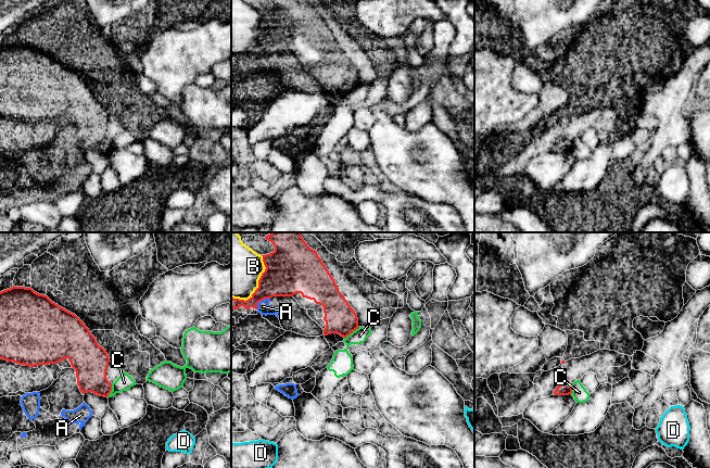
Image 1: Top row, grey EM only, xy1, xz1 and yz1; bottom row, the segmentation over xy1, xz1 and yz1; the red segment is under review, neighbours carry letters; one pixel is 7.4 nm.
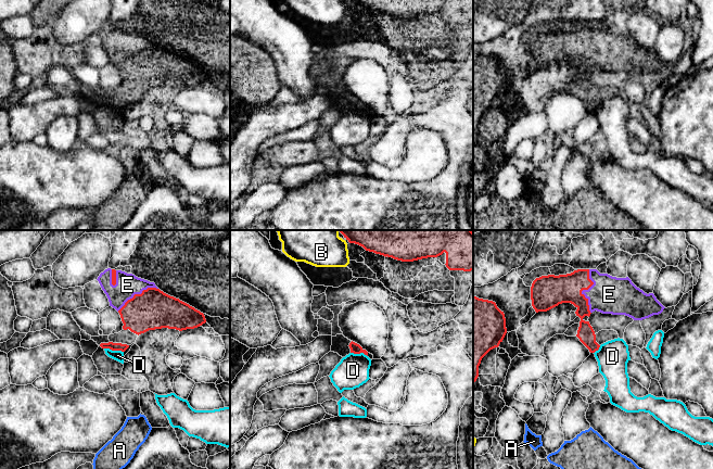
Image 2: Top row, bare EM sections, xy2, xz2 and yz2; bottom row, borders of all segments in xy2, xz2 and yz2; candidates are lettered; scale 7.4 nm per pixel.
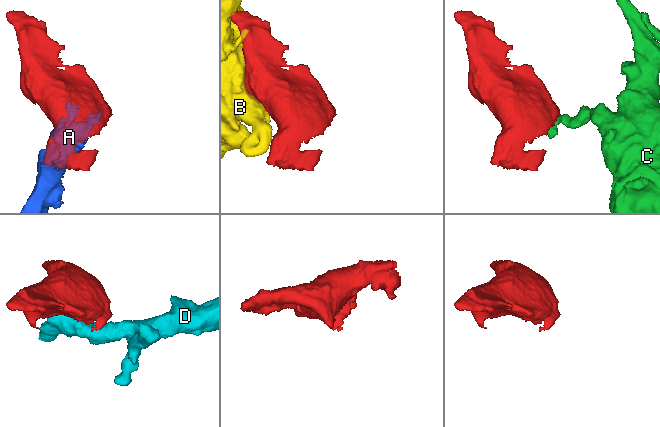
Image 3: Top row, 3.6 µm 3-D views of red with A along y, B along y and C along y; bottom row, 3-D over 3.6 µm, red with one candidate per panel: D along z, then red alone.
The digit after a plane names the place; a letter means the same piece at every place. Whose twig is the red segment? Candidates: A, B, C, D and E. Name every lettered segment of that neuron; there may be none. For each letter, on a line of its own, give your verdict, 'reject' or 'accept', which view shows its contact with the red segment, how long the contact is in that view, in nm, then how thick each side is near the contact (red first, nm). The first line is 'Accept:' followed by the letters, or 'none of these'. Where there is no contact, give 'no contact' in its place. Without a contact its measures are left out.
Accept: E
A: reject | xz1 | 130 nm | 300/90 nm
B: reject | xz1 | 400 nm | 340/420 nm
C: reject | xz1 | 150 nm | 220/110 nm
D: reject | xy2 | 150 nm | 60/80 nm
E: accept | yz2 | 320 nm | 240/280 nm

